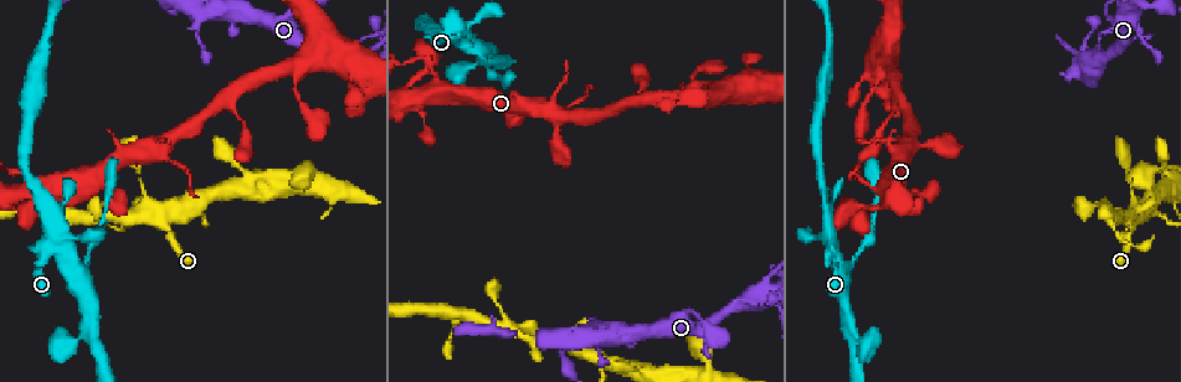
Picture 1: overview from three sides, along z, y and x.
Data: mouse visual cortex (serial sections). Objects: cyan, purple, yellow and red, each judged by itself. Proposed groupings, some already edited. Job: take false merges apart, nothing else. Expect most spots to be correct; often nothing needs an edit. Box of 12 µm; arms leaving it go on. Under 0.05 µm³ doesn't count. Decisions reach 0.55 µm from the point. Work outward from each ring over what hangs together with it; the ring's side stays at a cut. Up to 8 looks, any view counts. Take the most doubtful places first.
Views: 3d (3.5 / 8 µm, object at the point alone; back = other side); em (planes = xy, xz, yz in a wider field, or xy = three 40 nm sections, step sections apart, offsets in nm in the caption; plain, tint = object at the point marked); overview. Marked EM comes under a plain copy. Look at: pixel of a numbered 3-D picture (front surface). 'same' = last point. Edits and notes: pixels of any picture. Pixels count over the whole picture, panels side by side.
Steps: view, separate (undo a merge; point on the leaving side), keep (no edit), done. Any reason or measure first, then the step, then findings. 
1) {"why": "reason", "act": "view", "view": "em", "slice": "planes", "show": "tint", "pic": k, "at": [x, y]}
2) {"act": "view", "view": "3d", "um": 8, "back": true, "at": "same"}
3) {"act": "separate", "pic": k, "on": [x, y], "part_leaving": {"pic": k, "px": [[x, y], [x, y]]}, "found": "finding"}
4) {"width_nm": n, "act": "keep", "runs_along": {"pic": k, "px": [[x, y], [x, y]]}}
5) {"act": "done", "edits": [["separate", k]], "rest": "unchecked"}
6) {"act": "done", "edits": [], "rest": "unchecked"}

{"why": "a fork", "act": "view", "view": "3d", "um": 3.5, "pic": 1, "at": [841, 264]}

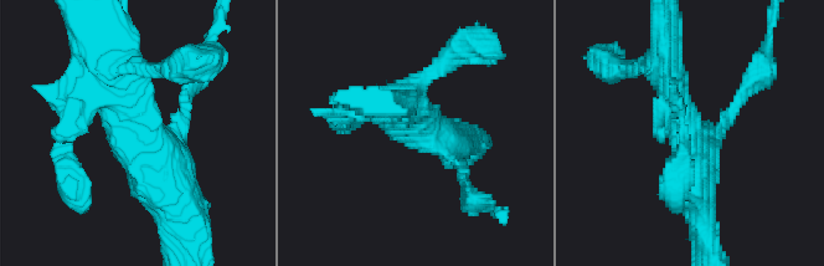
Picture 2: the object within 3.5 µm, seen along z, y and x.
{"why": "shape alone is not enough", "act": "view", "view": "em", "slice": "xy", "step": 5, "show": "tint", "pic": 2, "at": [692, 132]}

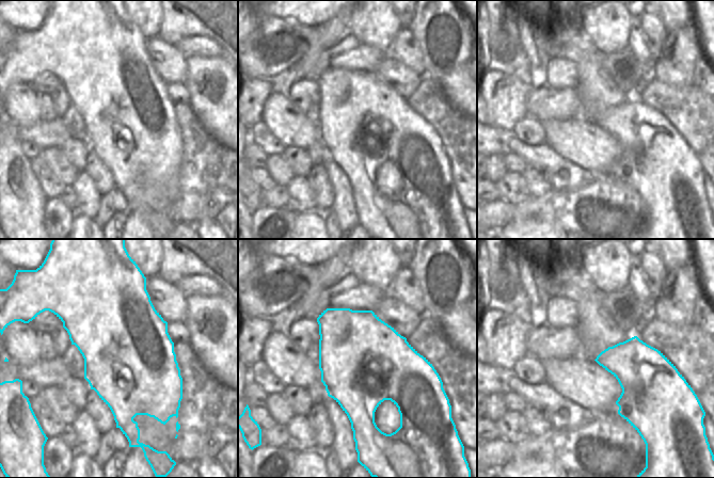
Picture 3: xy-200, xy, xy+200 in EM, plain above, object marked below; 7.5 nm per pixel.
{"act": "view", "view": "em", "slice": "xy", "step": 1, "show": "tint", "at": "same"}

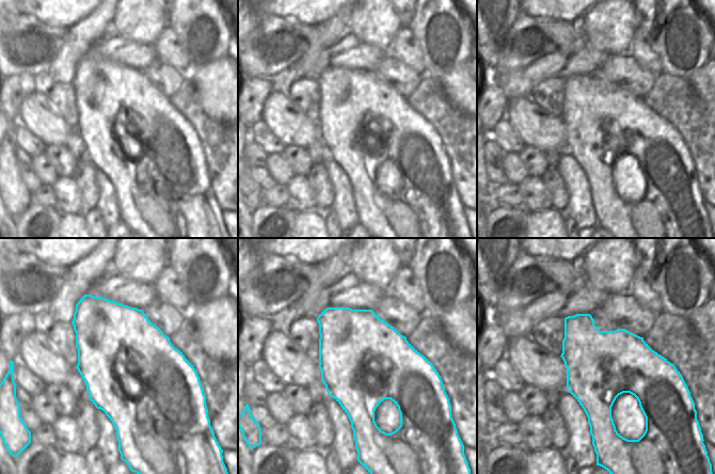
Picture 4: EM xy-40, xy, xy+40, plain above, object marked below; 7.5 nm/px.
{"act": "keep", "runs_along": {"pic": 2, "px": [[82, 96], [173, 157], [176, 206]]}, "found": "one cell here"}

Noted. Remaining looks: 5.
{"why": "sharp bend", "act": "view", "view": "3d", "um": 3.5, "pic": 1, "at": [753, 302]}

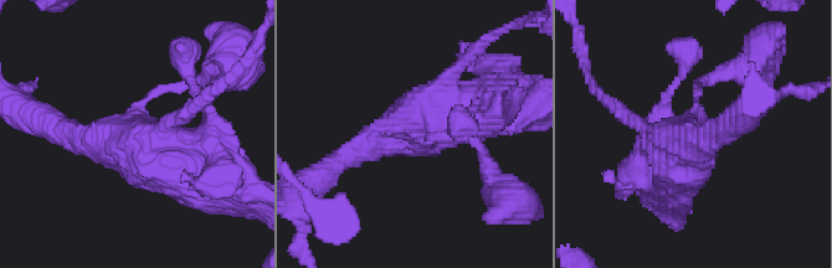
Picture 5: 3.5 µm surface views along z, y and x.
{"act": "view", "view": "em", "slice": "xy", "step": 5, "show": "tint", "pic": 5, "at": [142, 124]}

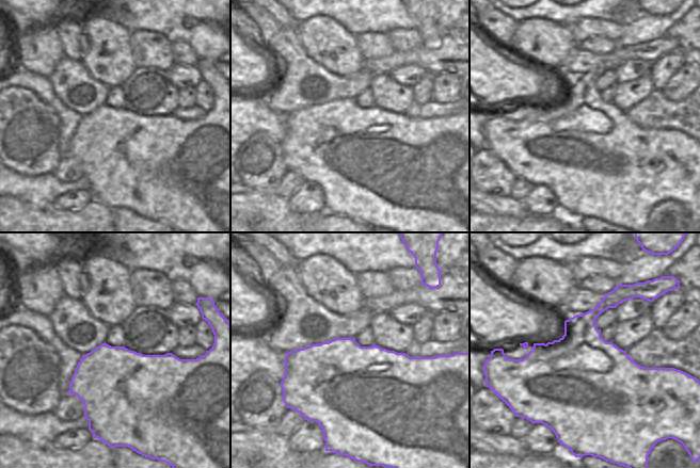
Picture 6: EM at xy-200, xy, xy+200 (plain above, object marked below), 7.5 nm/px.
{"act": "keep", "runs_along": {"pic": 5, "px": [[343, 159], [488, 104]]}, "found": "continuous, no second cell"}

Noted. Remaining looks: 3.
{"why": "calibre changes", "act": "view", "view": "3d", "um": 3.5, "pic": 1, "at": [750, 66]}

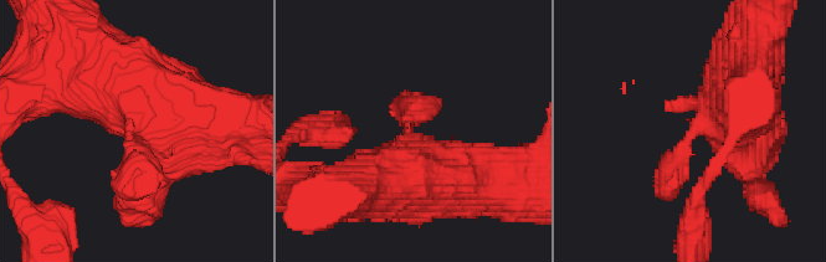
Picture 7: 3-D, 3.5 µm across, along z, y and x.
{"act": "view", "view": "em", "slice": "xy", "step": 3, "show": "tint", "pic": 7, "at": [136, 125]}

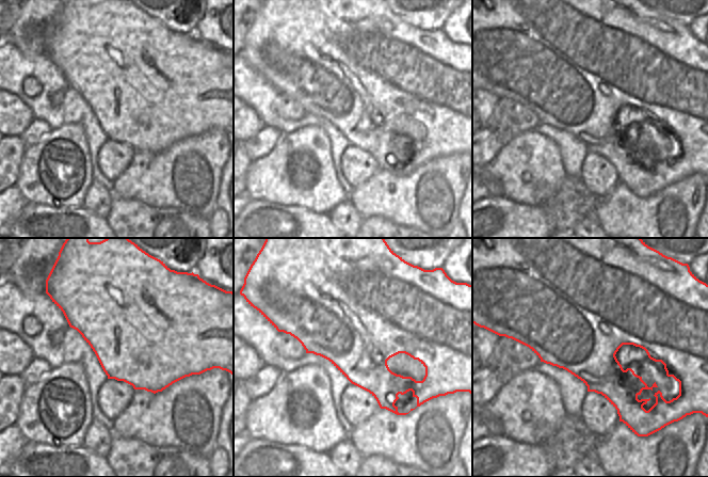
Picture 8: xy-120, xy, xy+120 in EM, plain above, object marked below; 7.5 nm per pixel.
{"act": "keep", "runs_along": {"pic": 7, "px": [[745, 78], [681, 147], [666, 189]]}, "found": "continuous, no second cell"}

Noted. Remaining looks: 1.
{"act": "done", "edits": [], "rest": "unchecked"}

